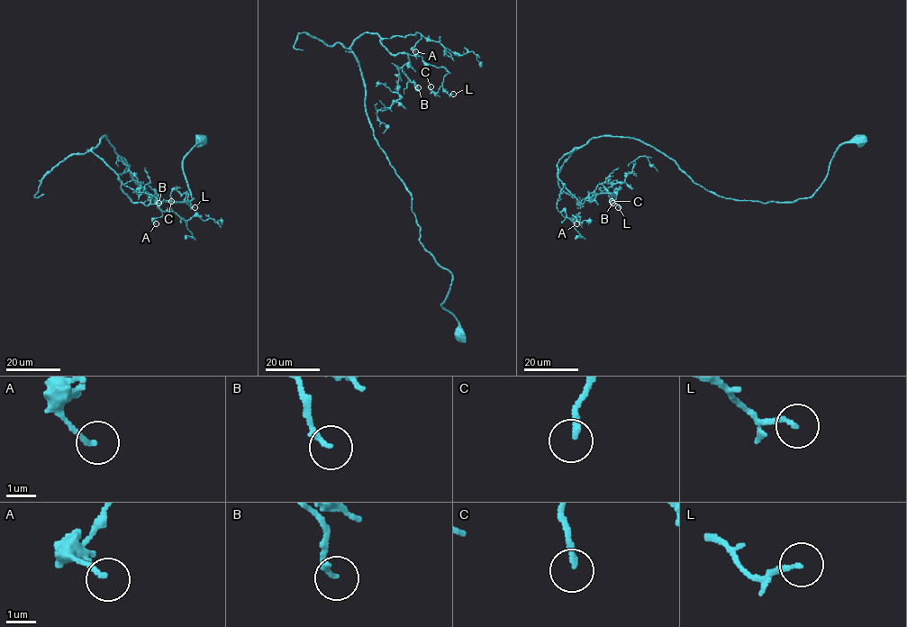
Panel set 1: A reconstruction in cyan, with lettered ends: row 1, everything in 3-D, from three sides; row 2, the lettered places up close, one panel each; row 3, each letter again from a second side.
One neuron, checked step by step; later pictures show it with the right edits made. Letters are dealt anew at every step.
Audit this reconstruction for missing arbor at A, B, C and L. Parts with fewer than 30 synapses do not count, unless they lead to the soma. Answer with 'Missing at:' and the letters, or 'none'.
Missing at: none

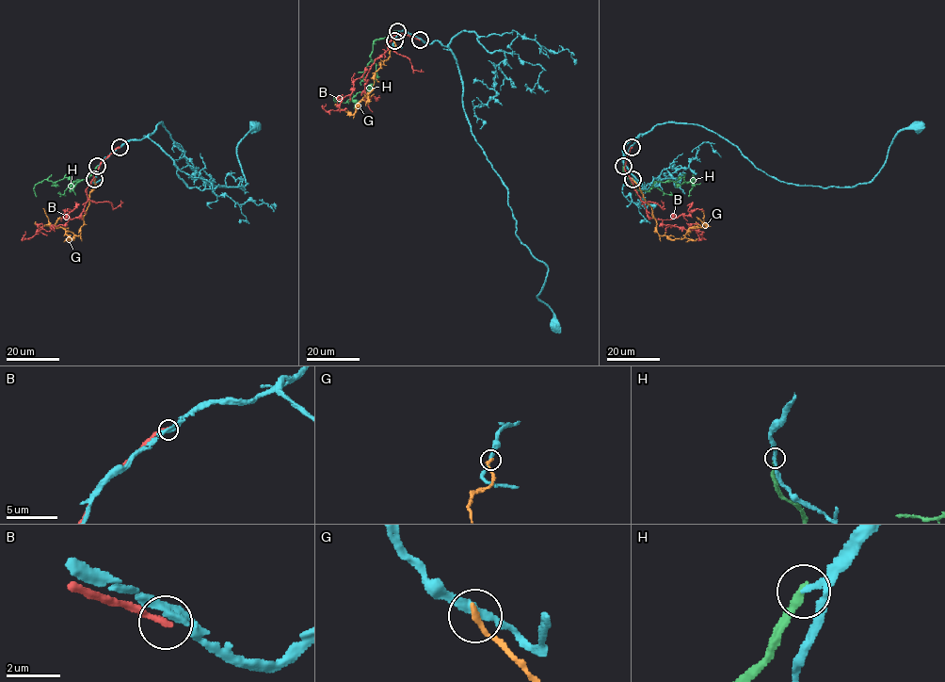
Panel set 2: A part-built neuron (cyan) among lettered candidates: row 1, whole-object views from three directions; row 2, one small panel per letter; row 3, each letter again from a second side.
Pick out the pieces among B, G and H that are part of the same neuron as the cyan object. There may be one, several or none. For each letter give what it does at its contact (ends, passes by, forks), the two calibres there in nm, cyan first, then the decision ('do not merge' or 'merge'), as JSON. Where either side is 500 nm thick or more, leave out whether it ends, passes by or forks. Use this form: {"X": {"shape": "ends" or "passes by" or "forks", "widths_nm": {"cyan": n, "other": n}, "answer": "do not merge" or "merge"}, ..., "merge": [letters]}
{"B": {"shape": "ends", "widths_nm": {"cyan": 280, "other": 260}, "answer": "do not merge"}, "G": {"shape": "ends", "widths_nm": {"cyan": 240, "other": 220}, "answer": "do not merge"}, "H": {"shape": "ends", "widths_nm": {"cyan": 160, "other": 300}, "answer": "merge"}, "merge": ["H"]}

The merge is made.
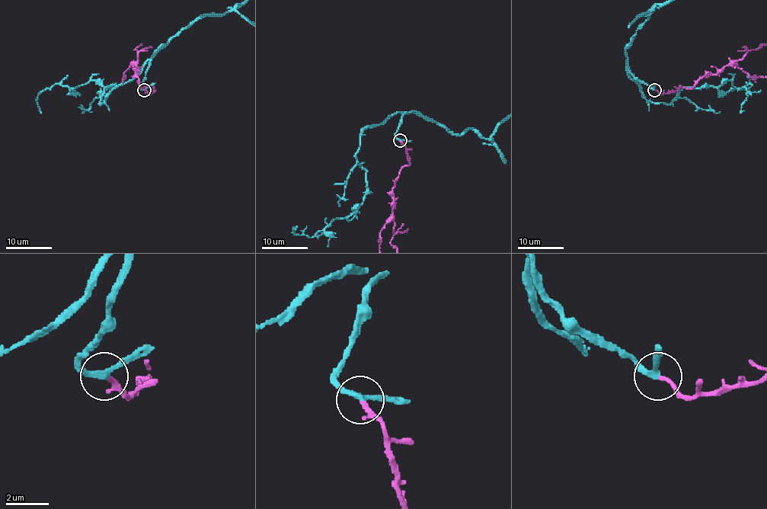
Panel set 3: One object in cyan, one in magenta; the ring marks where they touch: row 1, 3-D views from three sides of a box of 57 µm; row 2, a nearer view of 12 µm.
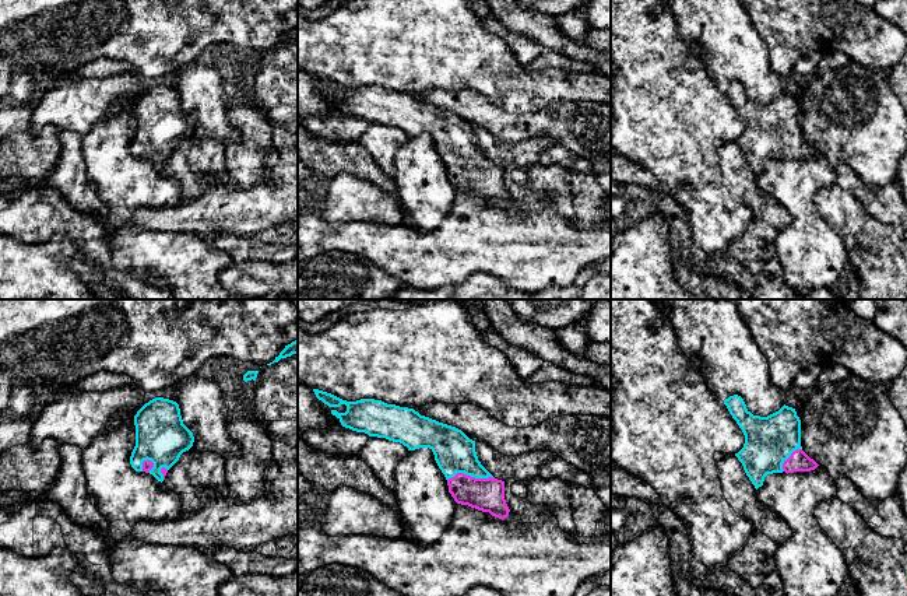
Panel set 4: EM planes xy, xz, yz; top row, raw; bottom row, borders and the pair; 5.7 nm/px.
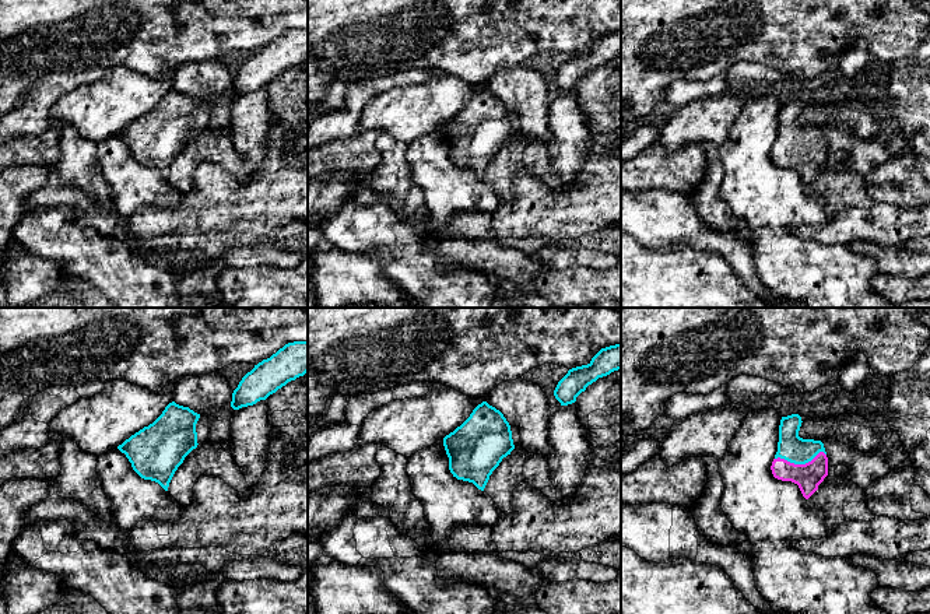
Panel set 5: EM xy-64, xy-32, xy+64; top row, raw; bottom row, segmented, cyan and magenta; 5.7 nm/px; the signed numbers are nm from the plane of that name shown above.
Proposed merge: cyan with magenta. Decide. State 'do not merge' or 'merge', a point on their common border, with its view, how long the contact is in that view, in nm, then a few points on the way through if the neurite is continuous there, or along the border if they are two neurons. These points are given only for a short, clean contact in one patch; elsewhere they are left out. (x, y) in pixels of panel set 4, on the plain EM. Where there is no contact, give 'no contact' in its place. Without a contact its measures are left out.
merge; contact xz (470, 161); length 280 nm; way xz (454, 139), (459, 150), (470, 161), (484, 181)

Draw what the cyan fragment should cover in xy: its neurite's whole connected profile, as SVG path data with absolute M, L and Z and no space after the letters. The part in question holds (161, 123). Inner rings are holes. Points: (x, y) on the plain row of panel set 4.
M155 84L145 90L134 102L134 112L136 133L130 143L130 151L136 158L150 159L162 169L180 141L193 133L193 119L183 111L179 91L164 84Z

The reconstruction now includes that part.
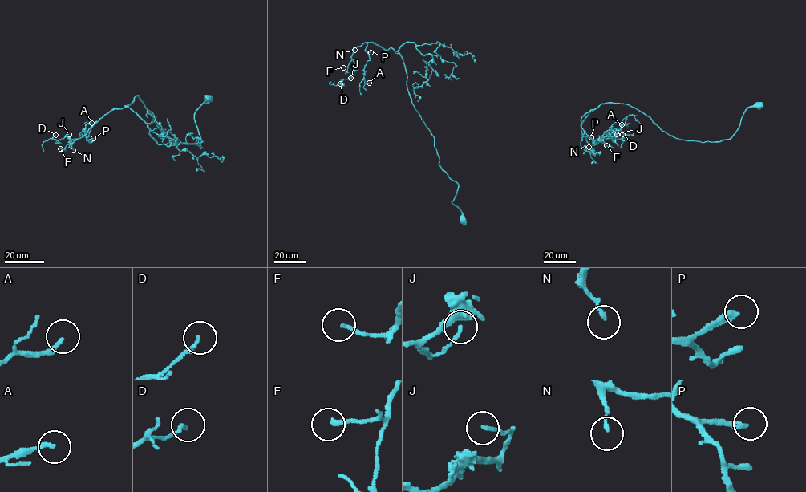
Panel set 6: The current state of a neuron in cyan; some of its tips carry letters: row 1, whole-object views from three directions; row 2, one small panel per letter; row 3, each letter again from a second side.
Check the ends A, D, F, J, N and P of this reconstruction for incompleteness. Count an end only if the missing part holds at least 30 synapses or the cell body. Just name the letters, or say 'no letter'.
P

